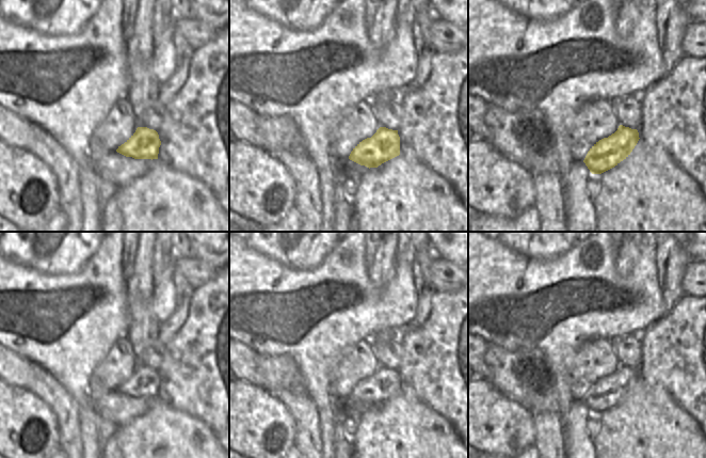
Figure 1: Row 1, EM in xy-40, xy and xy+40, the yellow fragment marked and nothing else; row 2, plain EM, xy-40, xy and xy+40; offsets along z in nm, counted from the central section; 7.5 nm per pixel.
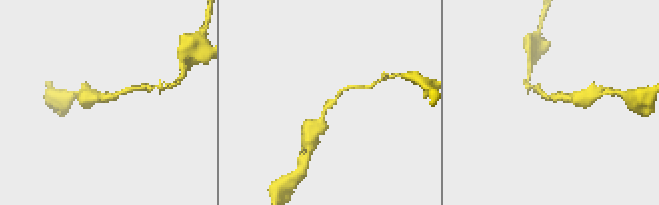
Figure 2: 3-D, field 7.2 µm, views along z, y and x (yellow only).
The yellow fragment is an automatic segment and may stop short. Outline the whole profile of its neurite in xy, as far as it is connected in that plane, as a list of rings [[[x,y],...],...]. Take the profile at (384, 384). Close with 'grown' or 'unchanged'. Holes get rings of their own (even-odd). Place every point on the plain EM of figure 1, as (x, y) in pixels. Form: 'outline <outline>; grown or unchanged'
outline [[[380,366],[371,376],[359,381],[351,391],[349,398],[367,407],[378,407],[400,394],[398,369]]]; unchanged

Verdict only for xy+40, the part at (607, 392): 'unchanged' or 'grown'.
unchanged

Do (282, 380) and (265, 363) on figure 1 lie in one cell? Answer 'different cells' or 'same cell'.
same cell

